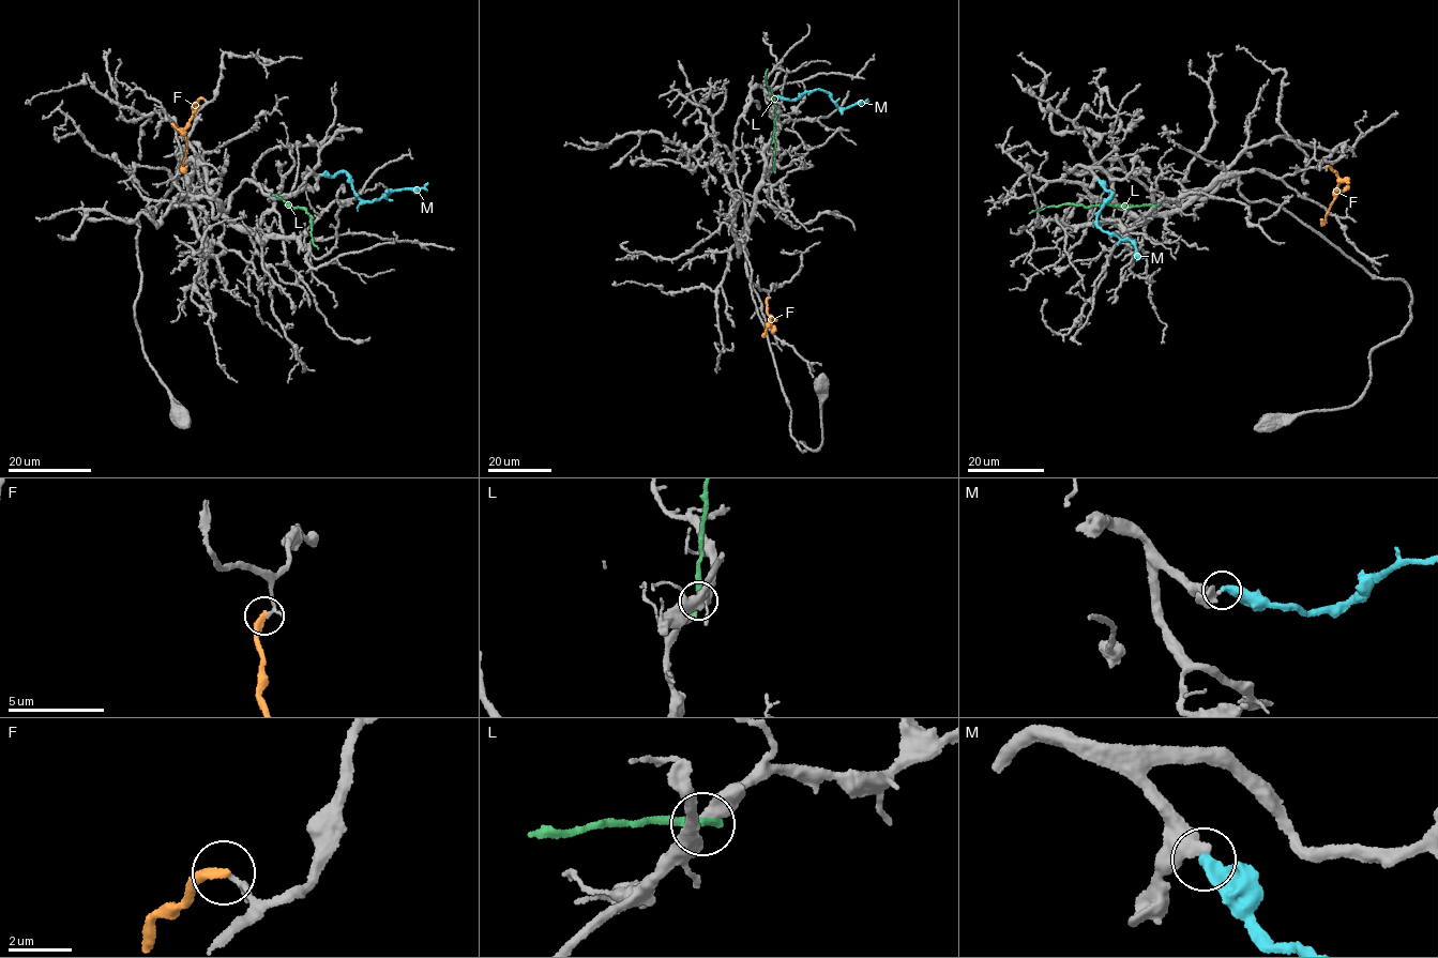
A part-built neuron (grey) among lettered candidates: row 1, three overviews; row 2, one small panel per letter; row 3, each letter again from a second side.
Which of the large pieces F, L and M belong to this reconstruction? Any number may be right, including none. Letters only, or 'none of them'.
M

